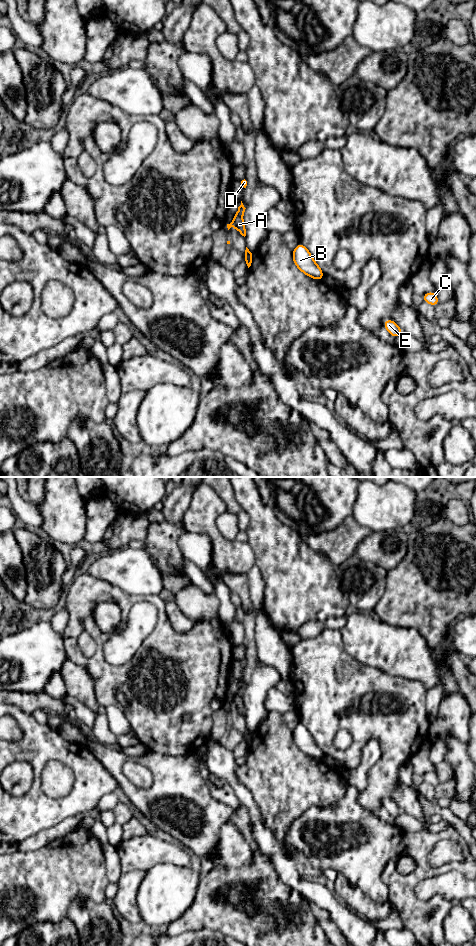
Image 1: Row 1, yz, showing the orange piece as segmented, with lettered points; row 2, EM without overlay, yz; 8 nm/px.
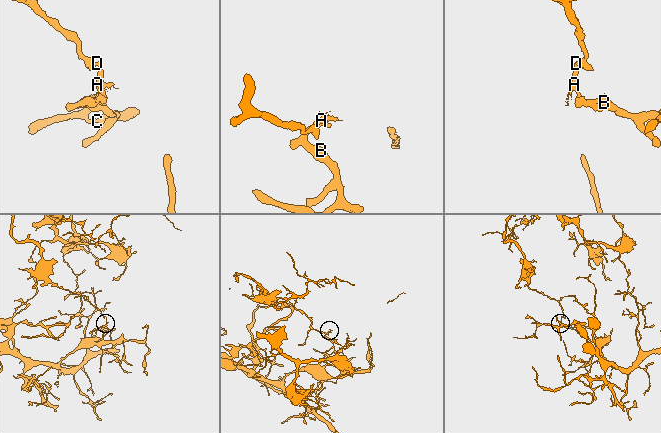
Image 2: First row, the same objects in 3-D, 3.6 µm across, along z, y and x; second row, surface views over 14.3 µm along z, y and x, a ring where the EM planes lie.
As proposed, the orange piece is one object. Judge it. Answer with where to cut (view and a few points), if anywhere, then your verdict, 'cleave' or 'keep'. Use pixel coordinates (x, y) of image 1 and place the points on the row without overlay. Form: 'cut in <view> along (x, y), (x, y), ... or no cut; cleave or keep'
cut in yz along (250, 732), (244, 734); cleave

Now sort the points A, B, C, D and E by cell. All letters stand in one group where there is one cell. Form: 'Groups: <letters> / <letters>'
Groups: A D / B C E

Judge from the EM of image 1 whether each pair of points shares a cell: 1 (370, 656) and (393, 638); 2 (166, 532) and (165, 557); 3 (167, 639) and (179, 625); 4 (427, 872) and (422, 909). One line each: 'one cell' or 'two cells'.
1: one cell
2: one cell
3: two cells
4: one cell

